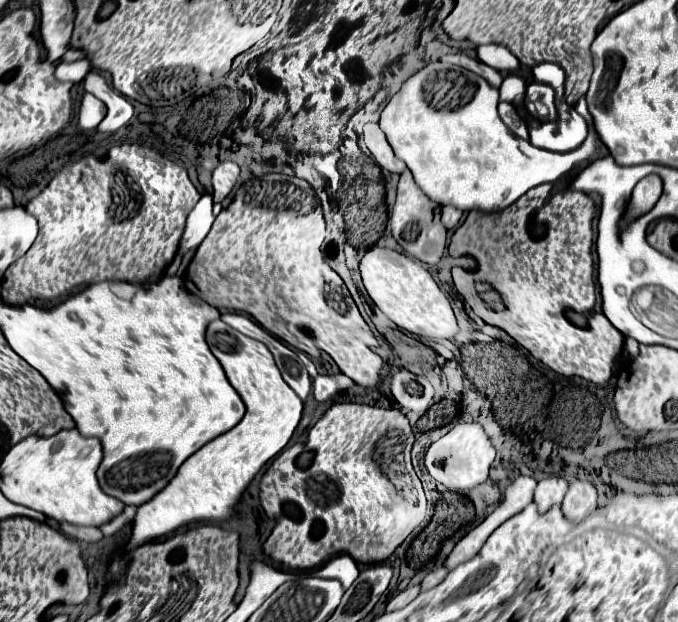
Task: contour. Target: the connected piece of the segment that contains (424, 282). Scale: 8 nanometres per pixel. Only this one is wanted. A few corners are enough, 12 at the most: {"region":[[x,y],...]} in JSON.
{"region":[[374,245],[370,299],[400,329],[458,333],[450,301],[412,257]]}

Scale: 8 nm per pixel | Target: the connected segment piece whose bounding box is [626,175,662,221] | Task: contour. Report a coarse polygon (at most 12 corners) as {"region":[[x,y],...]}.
{"region":[[658,175],[644,177],[632,193],[626,221],[644,215],[662,195]]}

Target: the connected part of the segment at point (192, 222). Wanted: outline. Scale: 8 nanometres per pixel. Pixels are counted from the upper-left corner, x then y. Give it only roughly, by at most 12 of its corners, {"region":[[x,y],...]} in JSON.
{"region":[[202,195],[186,217],[178,253],[196,249],[214,223],[212,197]]}

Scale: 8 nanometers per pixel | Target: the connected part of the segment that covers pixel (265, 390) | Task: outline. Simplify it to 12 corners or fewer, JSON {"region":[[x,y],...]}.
{"region":[[224,321],[206,343],[246,415],[138,507],[126,553],[230,519],[290,441],[302,399],[264,343]]}

